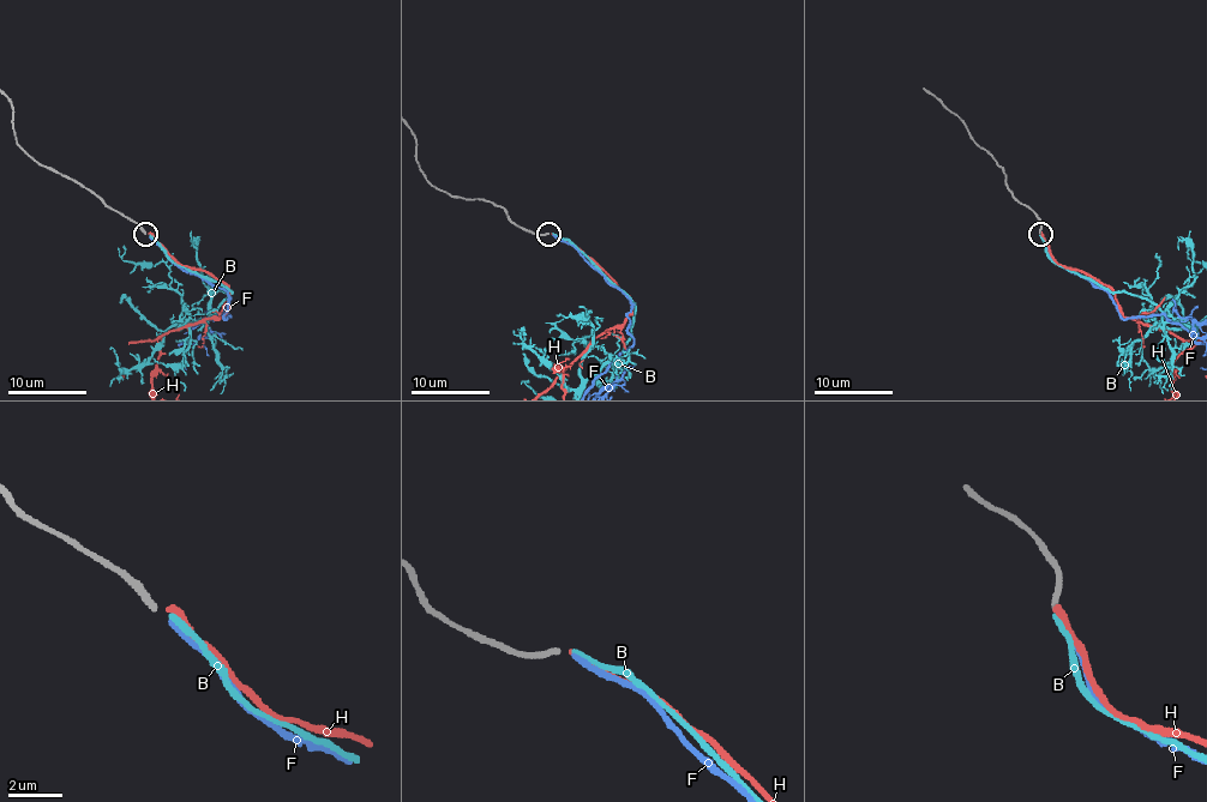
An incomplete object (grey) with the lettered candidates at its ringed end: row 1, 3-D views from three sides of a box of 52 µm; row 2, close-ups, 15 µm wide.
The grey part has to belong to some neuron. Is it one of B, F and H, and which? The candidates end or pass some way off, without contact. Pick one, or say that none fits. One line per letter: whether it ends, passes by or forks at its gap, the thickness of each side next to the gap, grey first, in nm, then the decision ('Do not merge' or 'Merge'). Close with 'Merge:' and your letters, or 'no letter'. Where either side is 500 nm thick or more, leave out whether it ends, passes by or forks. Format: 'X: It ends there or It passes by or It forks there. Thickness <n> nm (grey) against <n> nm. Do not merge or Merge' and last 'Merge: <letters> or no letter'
B: It ends there. Thickness 240 nm (grey) against 200 nm. Merge
F: It ends there. Thickness 240 nm (grey) against 260 nm. Do not merge
H: It ends there. Thickness 240 nm (grey) against 240 nm. Do not merge
Merge: B

